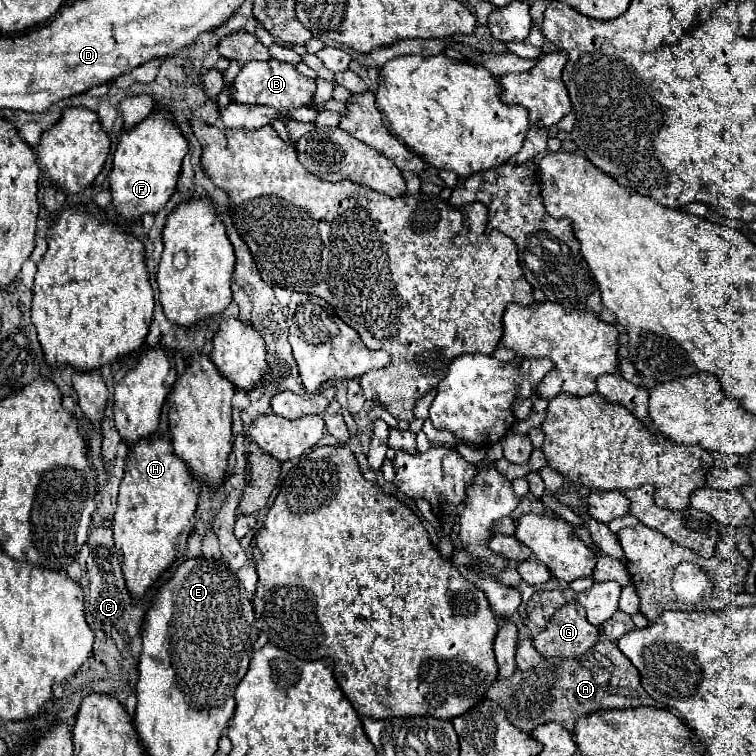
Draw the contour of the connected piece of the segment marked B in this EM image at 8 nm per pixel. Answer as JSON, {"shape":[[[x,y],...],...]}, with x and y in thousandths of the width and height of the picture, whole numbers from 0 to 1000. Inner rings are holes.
{"shape":[[[366,78],[356,81],[332,81],[324,83],[316,99],[308,107],[308,131],[324,139],[356,139],[366,147],[388,147],[396,142],[411,139],[411,126],[417,120],[417,110],[409,102],[401,102],[388,86],[372,83]]]}

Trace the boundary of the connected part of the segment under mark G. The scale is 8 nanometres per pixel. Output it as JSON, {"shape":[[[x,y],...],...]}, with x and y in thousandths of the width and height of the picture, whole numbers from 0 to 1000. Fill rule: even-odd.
{"shape":[[[763,795],[742,800],[724,829],[705,845],[708,858],[718,869],[769,869],[790,848],[792,832],[774,819],[774,808]]]}

